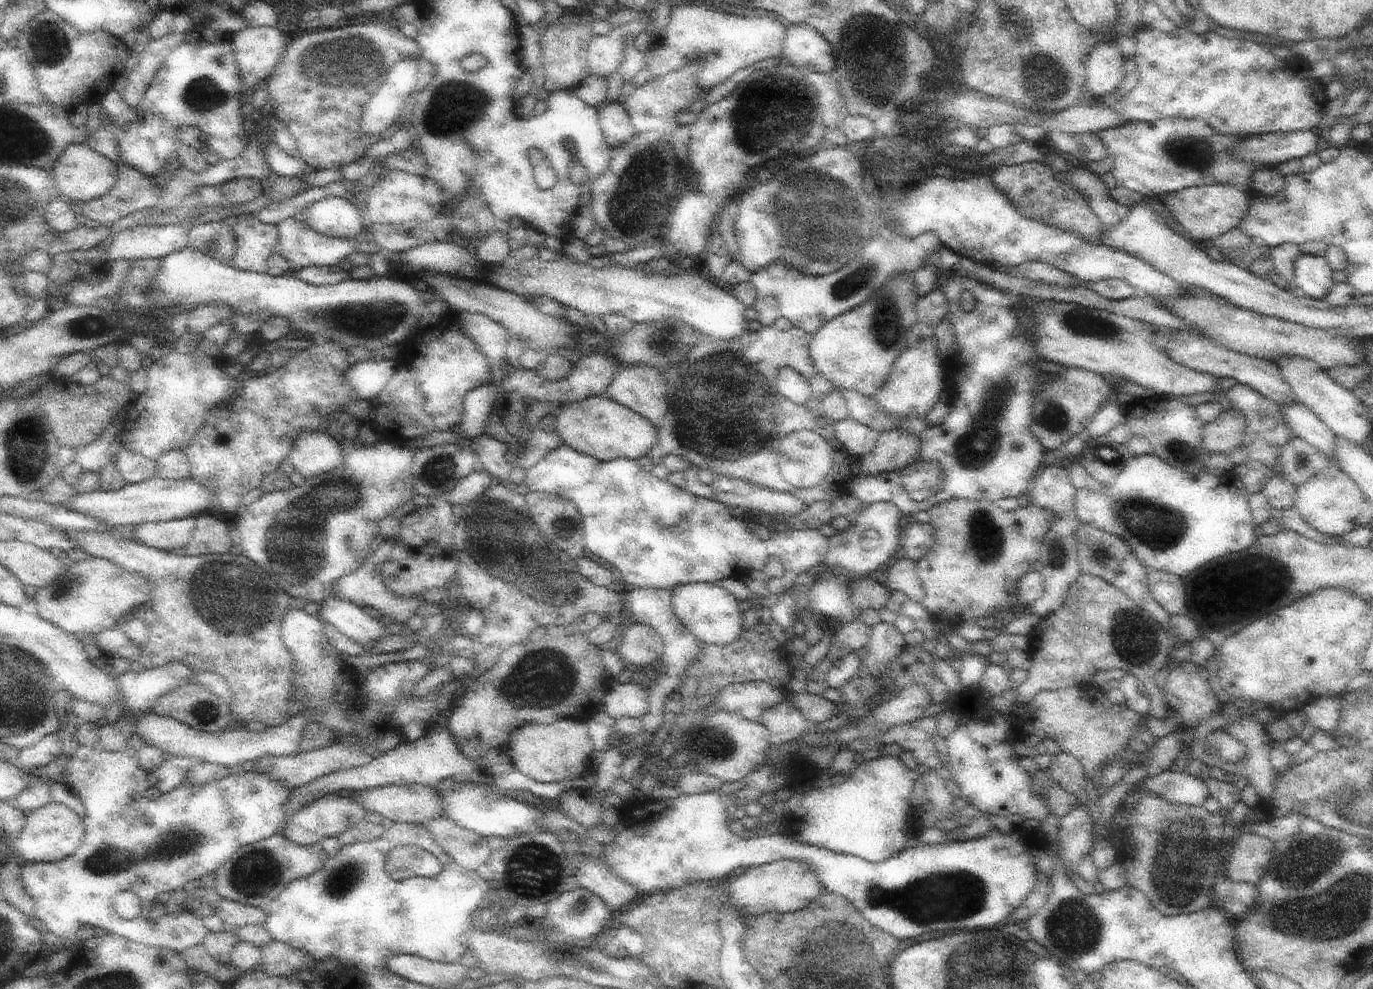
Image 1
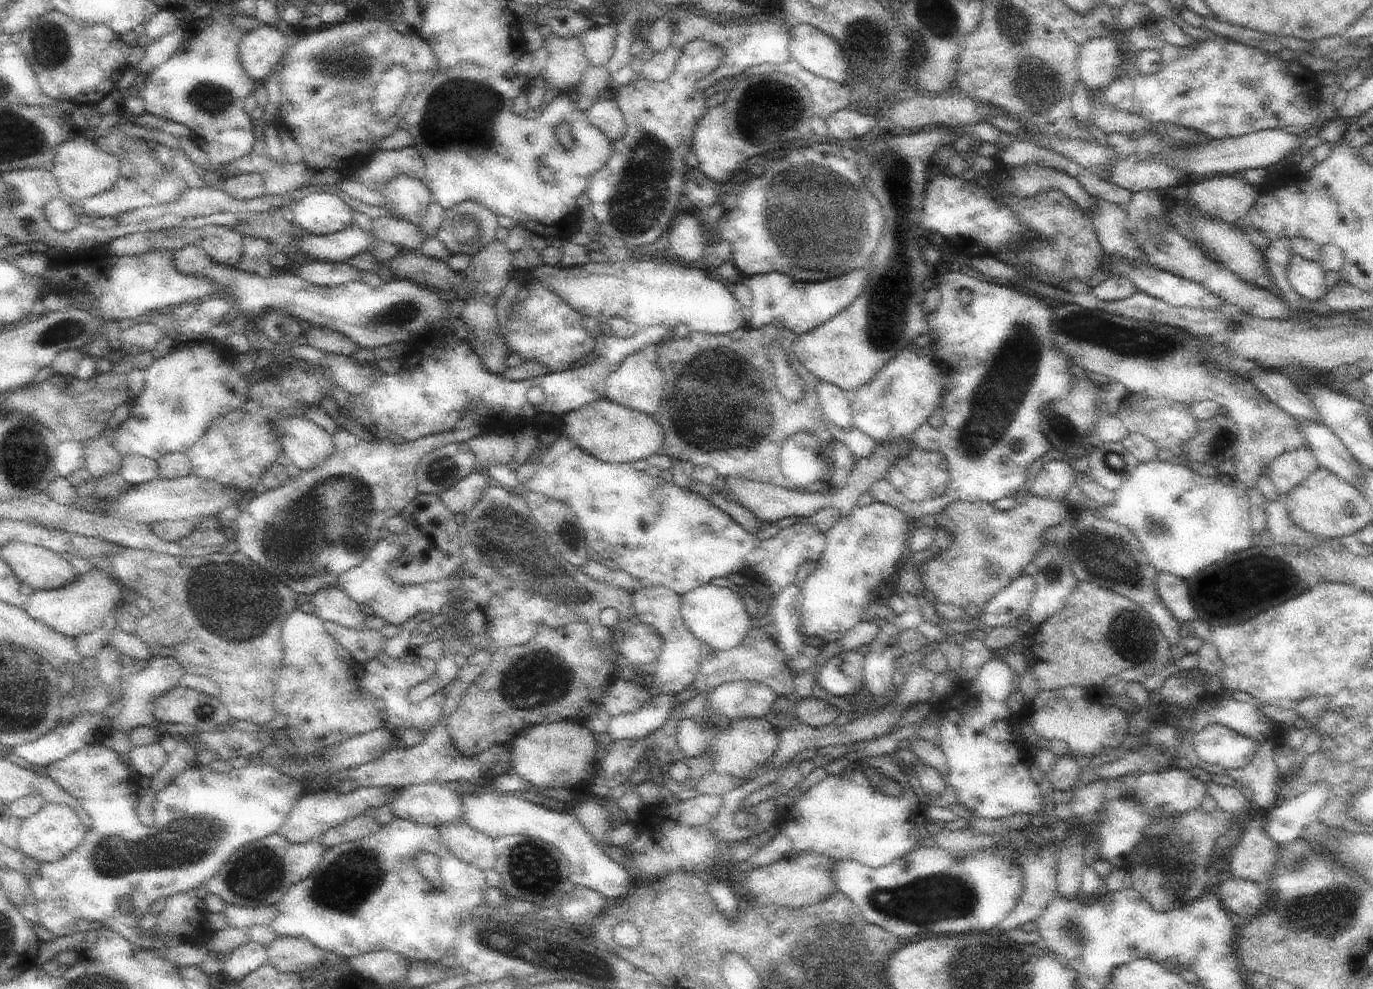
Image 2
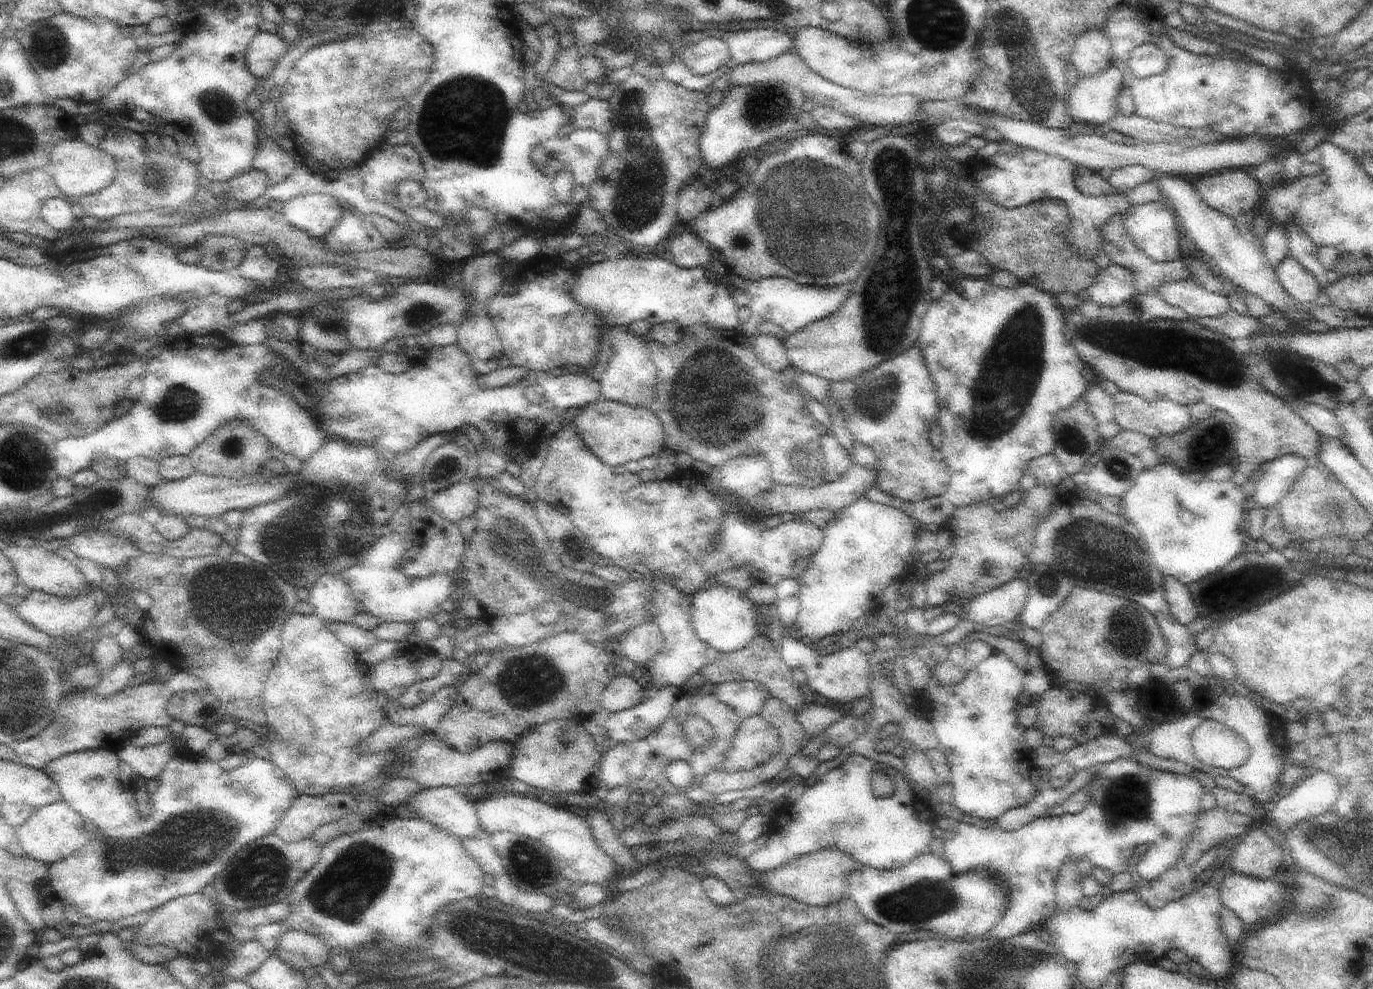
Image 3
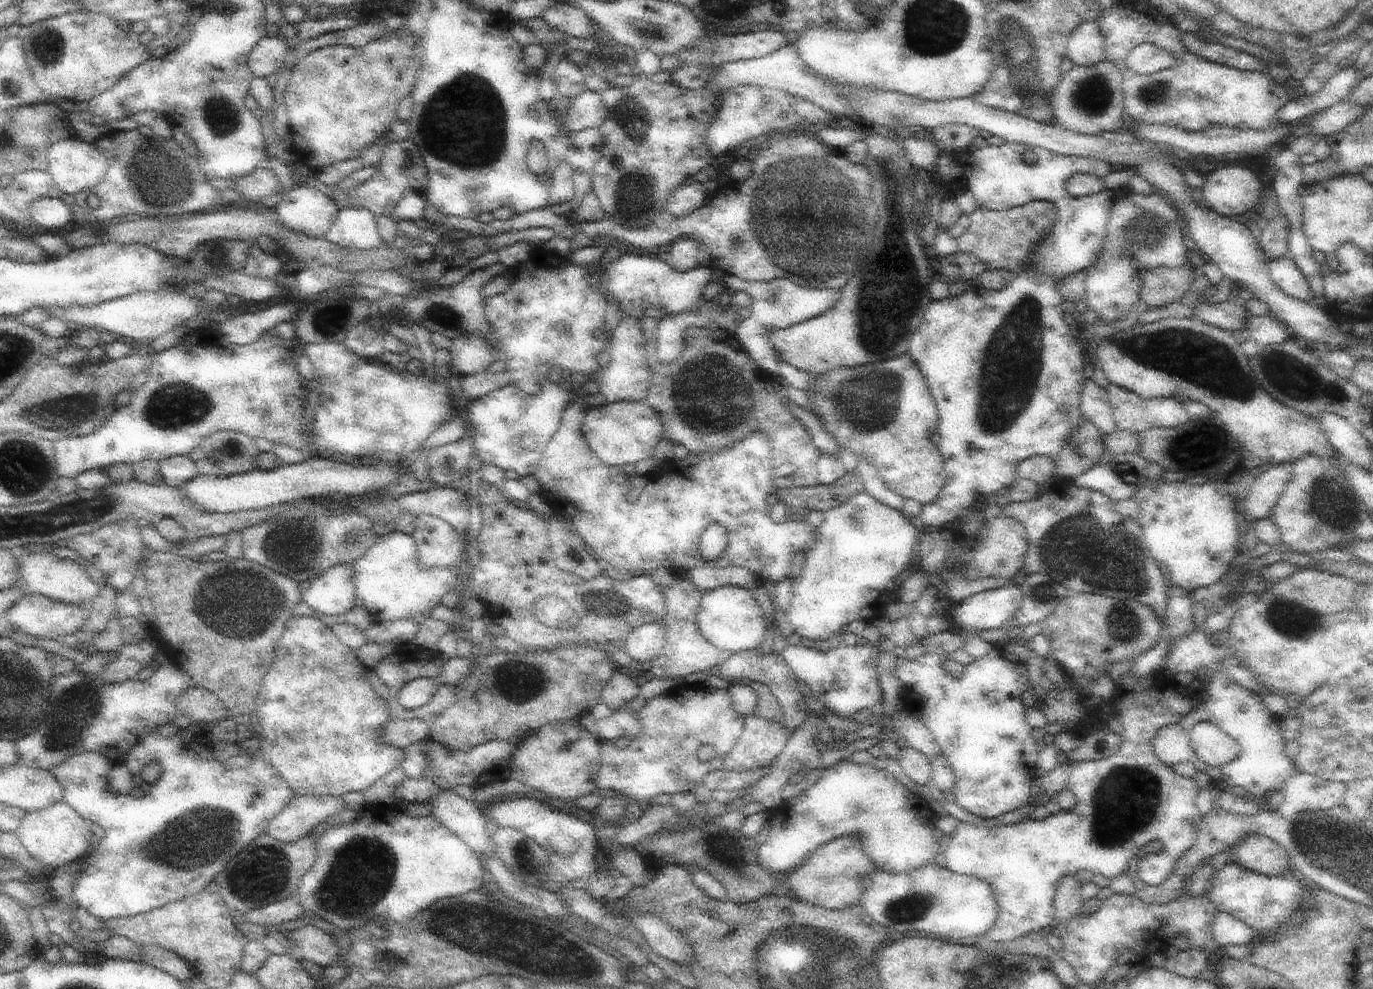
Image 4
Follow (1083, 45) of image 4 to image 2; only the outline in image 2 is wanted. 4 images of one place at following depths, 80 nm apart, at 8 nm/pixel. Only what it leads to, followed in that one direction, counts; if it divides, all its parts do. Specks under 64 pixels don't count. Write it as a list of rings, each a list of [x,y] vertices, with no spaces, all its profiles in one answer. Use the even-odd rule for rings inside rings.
[[[1094,37],[1081,48],[1078,62],[1085,86],[1102,91],[1110,88],[1119,77],[1123,56],[1116,40]]]

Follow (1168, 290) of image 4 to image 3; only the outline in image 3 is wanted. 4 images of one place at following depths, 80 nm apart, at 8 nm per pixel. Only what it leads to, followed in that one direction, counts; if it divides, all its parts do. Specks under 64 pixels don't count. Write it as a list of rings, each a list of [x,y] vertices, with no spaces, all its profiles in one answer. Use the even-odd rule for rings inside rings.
[[[1114,215],[1110,217],[1108,222],[1101,228],[1102,254],[1103,259],[1110,258],[1110,262],[1126,267],[1135,280],[1137,292],[1140,294],[1154,293],[1155,290],[1165,282],[1175,280],[1181,281],[1187,279],[1191,275],[1182,260],[1174,261],[1155,261],[1149,254],[1146,254],[1131,239],[1131,234],[1126,228],[1122,215]]]

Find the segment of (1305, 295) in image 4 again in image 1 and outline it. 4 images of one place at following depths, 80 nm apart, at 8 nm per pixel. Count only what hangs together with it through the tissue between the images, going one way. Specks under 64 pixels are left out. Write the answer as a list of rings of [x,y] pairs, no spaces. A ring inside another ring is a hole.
[[[1302,253],[1295,262],[1295,284],[1299,293],[1326,299],[1334,284],[1334,269],[1324,255]]]

